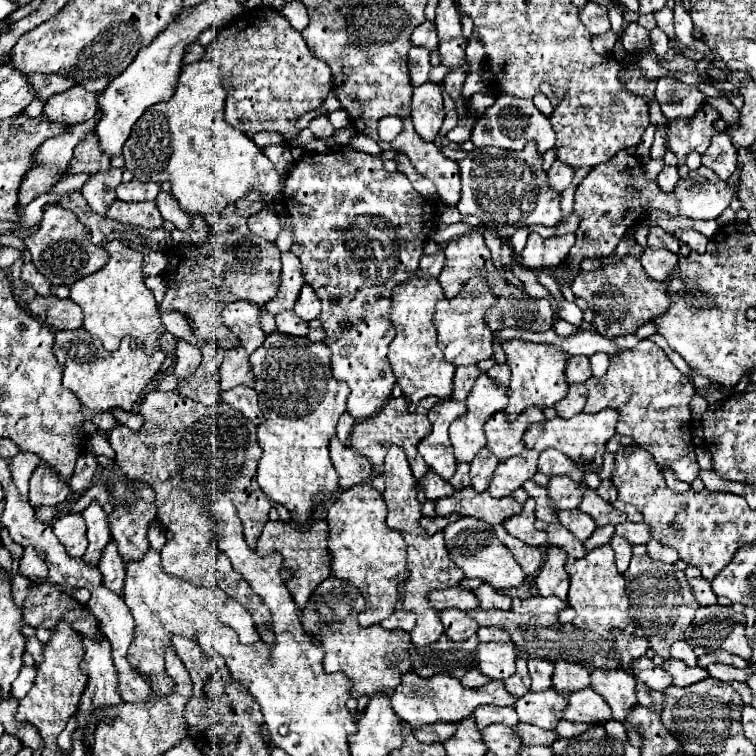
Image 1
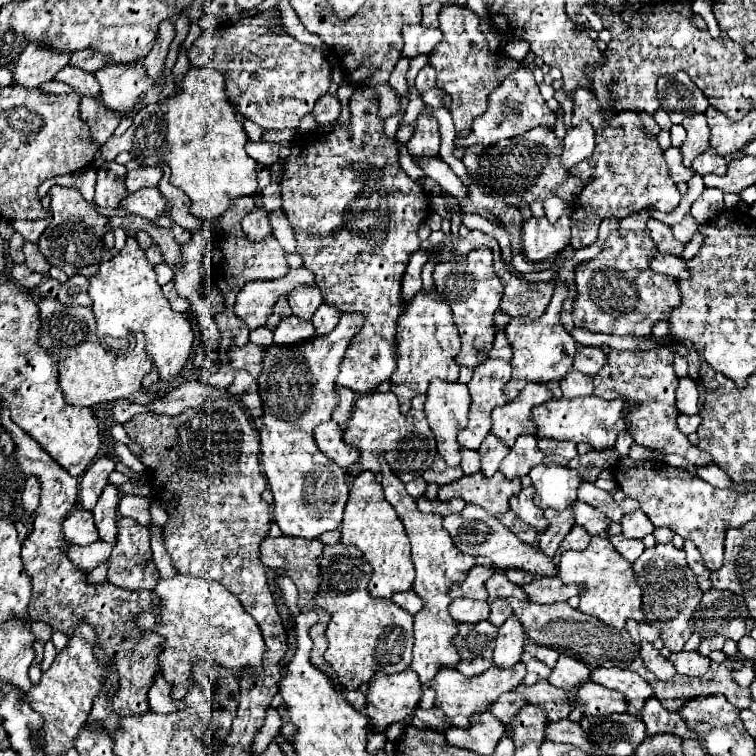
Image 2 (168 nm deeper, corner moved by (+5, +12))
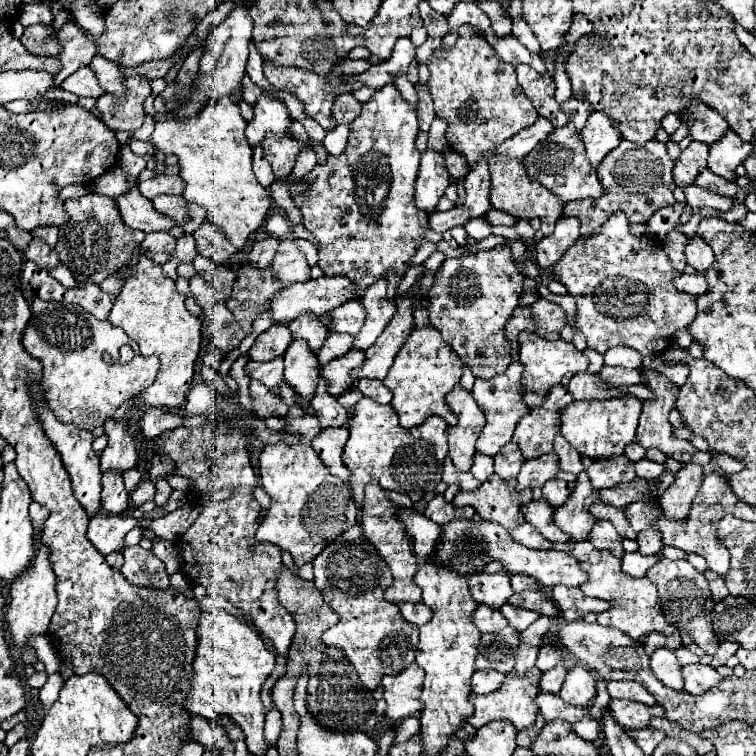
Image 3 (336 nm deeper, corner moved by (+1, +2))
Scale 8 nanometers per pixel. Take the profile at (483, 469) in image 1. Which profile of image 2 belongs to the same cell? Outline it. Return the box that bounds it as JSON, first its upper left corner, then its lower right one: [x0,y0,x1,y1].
[479,434,509,478]

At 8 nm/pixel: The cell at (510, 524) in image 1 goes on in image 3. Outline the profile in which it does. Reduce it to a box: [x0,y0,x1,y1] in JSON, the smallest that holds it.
[521,500,569,542]

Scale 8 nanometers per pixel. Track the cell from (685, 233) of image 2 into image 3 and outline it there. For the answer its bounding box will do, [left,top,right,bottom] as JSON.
[685,236,713,272]

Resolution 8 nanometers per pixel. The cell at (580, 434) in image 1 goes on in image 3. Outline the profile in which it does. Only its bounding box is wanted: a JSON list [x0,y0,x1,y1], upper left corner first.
[559,396,641,460]

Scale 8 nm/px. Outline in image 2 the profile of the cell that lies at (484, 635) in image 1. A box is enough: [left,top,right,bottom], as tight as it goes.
[489,598,513,626]

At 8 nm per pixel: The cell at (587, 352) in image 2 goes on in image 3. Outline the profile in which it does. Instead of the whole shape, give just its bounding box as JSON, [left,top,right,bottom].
[599,366,641,388]

